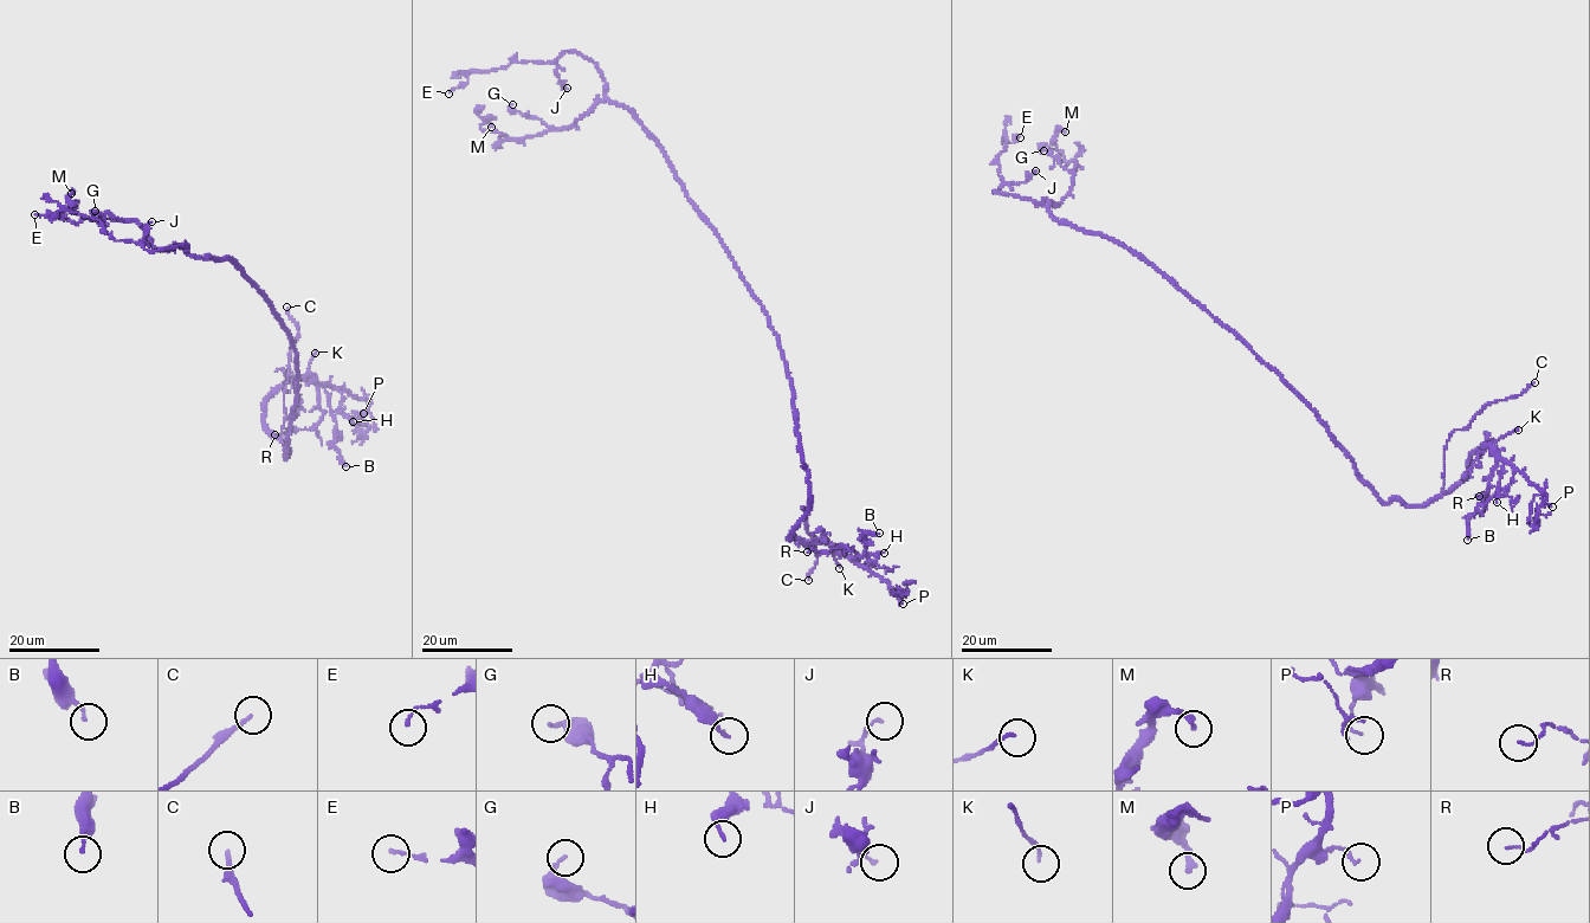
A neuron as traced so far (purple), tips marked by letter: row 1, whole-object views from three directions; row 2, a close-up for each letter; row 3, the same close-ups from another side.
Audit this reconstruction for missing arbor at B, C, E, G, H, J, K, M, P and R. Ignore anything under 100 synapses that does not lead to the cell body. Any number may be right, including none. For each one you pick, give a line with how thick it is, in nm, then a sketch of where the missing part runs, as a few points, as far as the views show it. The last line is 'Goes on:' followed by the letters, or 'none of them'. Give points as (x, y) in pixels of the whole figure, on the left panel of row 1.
C: calibre 160 nm; course (286, 307), (303, 234), (299, 221), (302, 223)
Goes on: C

